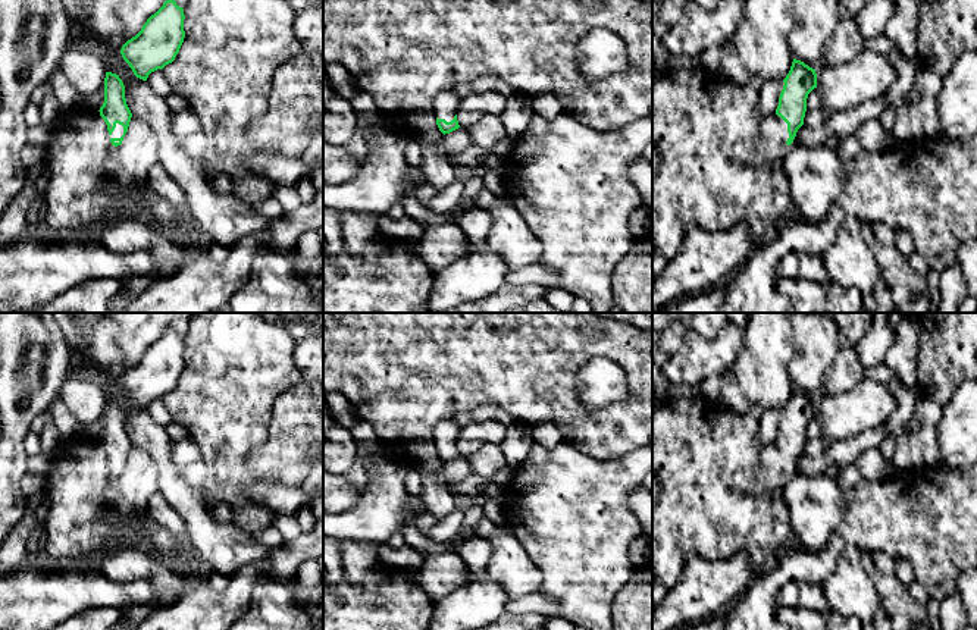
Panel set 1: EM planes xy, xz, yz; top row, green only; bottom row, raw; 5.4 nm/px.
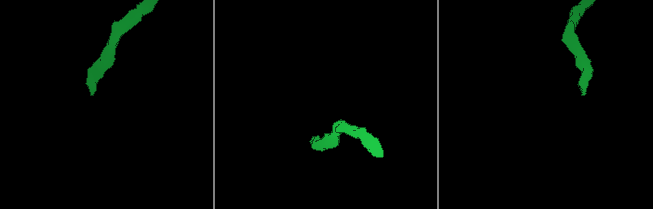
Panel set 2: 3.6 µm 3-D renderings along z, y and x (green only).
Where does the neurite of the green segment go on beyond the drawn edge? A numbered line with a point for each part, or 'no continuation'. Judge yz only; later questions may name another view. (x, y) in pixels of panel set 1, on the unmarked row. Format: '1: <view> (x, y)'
1: yz (770, 473)

